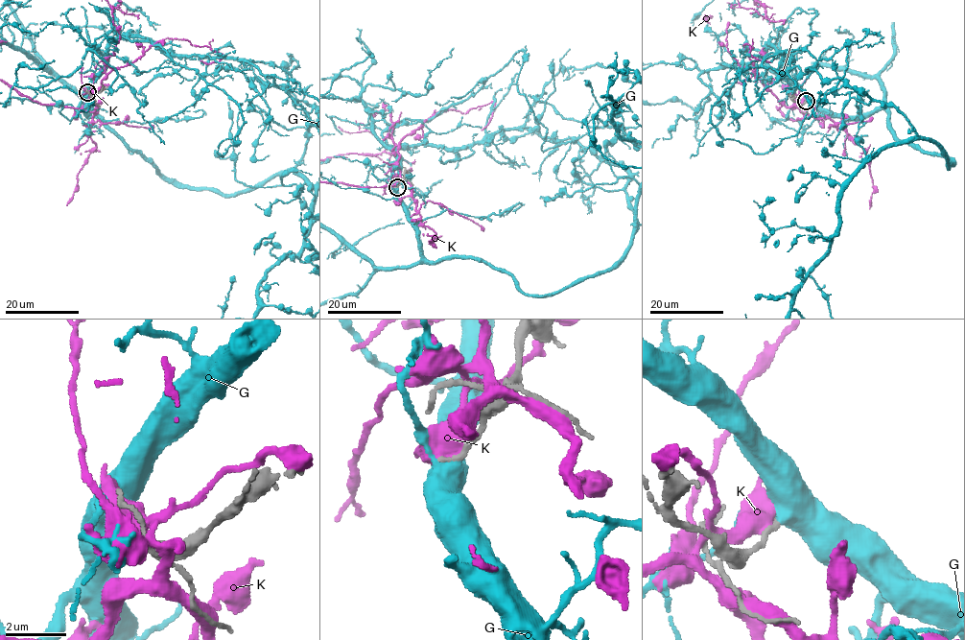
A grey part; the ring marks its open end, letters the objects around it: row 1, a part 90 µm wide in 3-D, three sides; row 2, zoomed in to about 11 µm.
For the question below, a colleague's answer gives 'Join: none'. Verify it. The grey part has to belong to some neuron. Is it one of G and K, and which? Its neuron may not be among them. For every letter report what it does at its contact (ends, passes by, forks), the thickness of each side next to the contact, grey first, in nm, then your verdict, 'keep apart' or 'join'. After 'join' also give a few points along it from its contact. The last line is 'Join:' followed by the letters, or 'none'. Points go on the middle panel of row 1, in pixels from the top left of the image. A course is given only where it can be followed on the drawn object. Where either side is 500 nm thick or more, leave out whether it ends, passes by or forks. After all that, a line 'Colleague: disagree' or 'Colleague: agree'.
G: calibres 190 and 600 nm; join
K: it passes by; calibres 220 and 440 nm; keep apart
Join: G
Colleague: disagree

